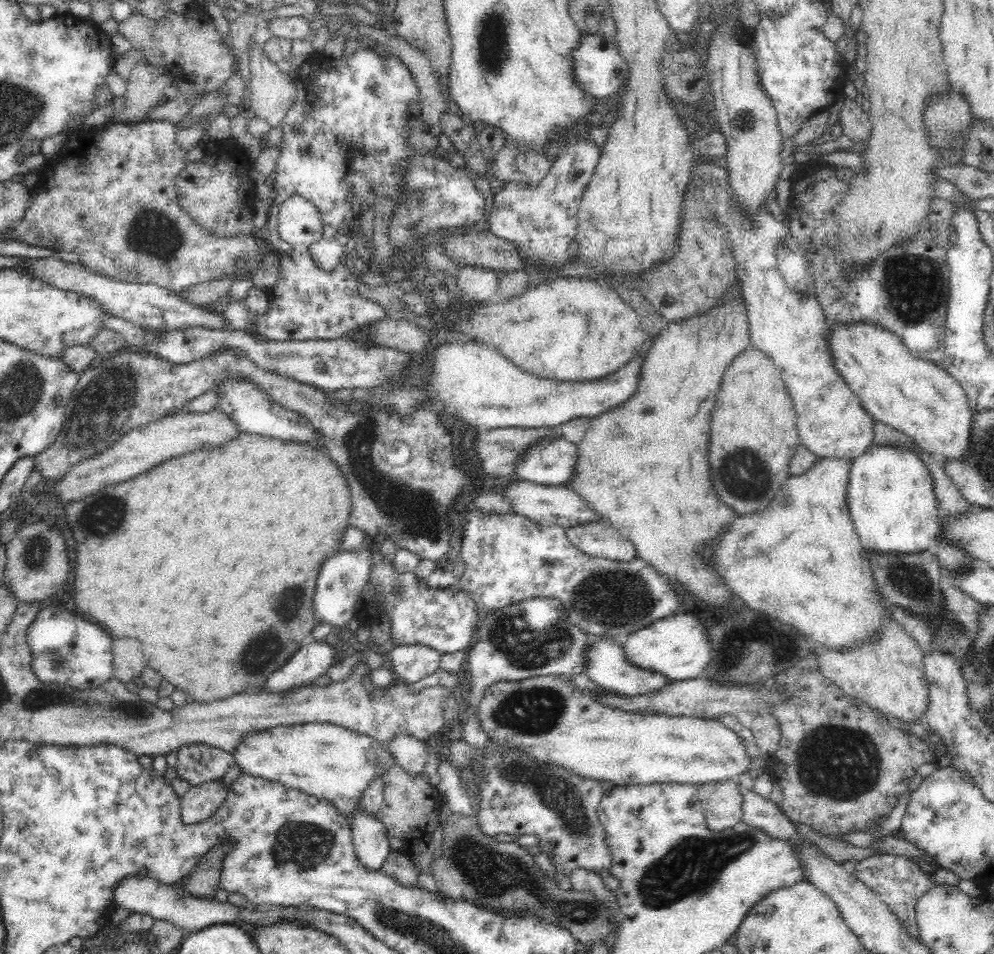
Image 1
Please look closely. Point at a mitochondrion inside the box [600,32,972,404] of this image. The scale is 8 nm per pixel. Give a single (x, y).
(913, 284)

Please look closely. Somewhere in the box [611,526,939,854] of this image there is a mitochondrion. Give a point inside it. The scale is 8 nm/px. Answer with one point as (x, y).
(841, 763)

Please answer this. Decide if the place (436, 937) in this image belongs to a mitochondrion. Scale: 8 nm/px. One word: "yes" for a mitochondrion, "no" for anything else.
yes

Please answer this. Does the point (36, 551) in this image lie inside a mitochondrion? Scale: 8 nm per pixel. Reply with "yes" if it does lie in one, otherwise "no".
yes

